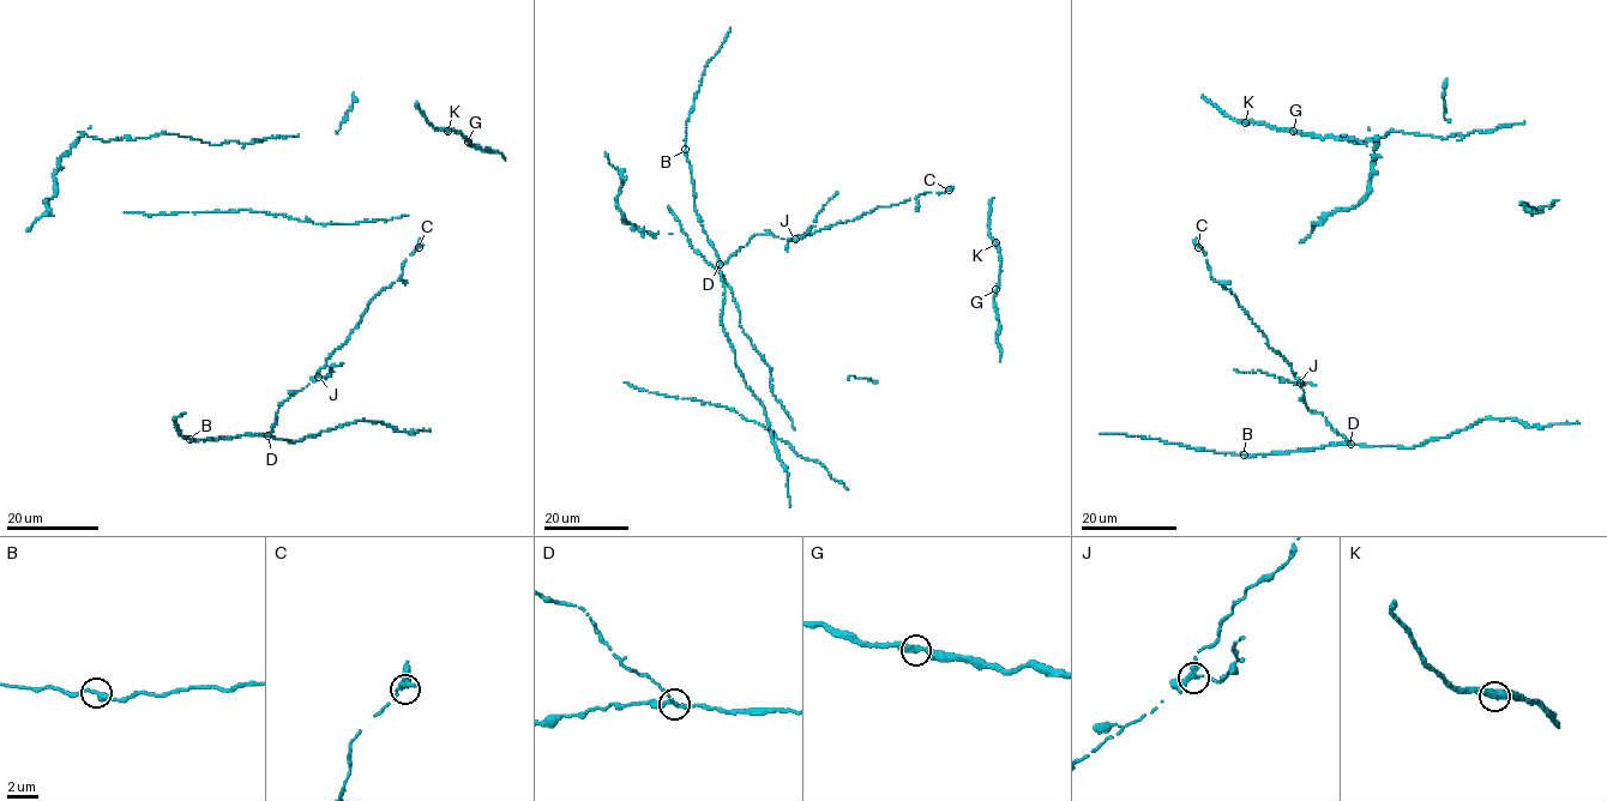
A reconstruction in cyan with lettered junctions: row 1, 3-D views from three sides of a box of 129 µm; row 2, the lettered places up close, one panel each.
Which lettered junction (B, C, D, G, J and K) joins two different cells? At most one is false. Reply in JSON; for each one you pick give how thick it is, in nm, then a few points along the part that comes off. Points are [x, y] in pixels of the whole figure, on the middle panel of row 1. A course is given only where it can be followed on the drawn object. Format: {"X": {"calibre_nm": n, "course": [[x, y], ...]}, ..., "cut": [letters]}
{"J": {"calibre_nm": 320, "course": [[794, 239], [814, 226], [818, 212], [837, 191]]}, "cut": ["J"]}

